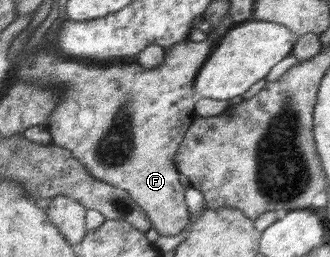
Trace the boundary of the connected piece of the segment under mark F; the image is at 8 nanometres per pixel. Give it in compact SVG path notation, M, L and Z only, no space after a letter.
M208 36L203 41L184 40L180 43L175 43L173 46L167 47L164 54L164 60L152 69L144 68L139 62L112 62L112 63L90 63L87 60L75 60L60 56L58 49L54 49L44 43L47 47L38 49L34 53L28 53L24 59L19 59L16 65L16 71L21 80L30 82L31 84L50 84L61 91L61 99L57 103L57 108L53 111L51 117L44 121L43 127L53 137L53 143L60 147L65 147L70 153L80 162L85 165L85 168L90 172L92 177L95 177L101 182L109 183L114 187L122 188L127 191L130 198L135 201L136 205L146 213L150 221L151 228L155 229L160 235L178 235L190 223L189 212L186 208L185 190L182 186L178 175L180 172L174 163L174 158L178 148L181 146L186 131L190 124L195 120L194 104L196 95L193 93L194 82L202 64L207 60L209 53L213 50L214 45L211 42L211 37Z

